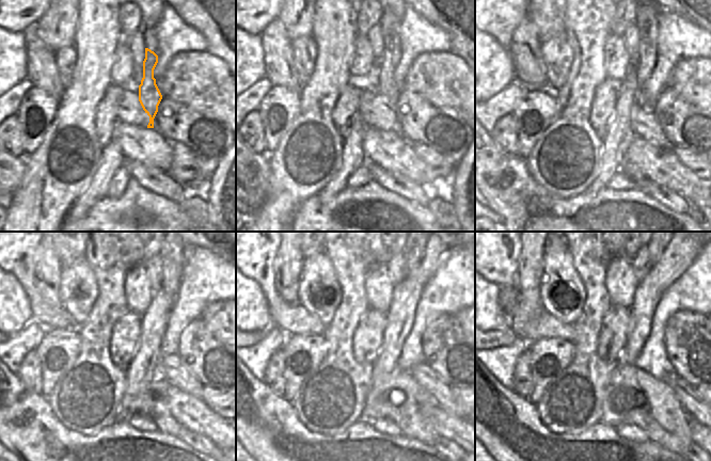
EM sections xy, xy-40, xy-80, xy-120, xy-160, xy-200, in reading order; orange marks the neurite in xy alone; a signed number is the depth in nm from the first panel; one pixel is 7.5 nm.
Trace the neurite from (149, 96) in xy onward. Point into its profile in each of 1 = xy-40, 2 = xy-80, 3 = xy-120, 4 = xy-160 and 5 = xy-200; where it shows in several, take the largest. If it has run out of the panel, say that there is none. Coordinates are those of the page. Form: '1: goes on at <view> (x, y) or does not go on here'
1: goes on at xy-40 (388, 88)
2: goes on at xy-80 (632, 34)
3: goes on at xy-120 (154, 265)
4: goes on at xy-160 (396, 265)
5: goes on at xy-200 (641, 268)

